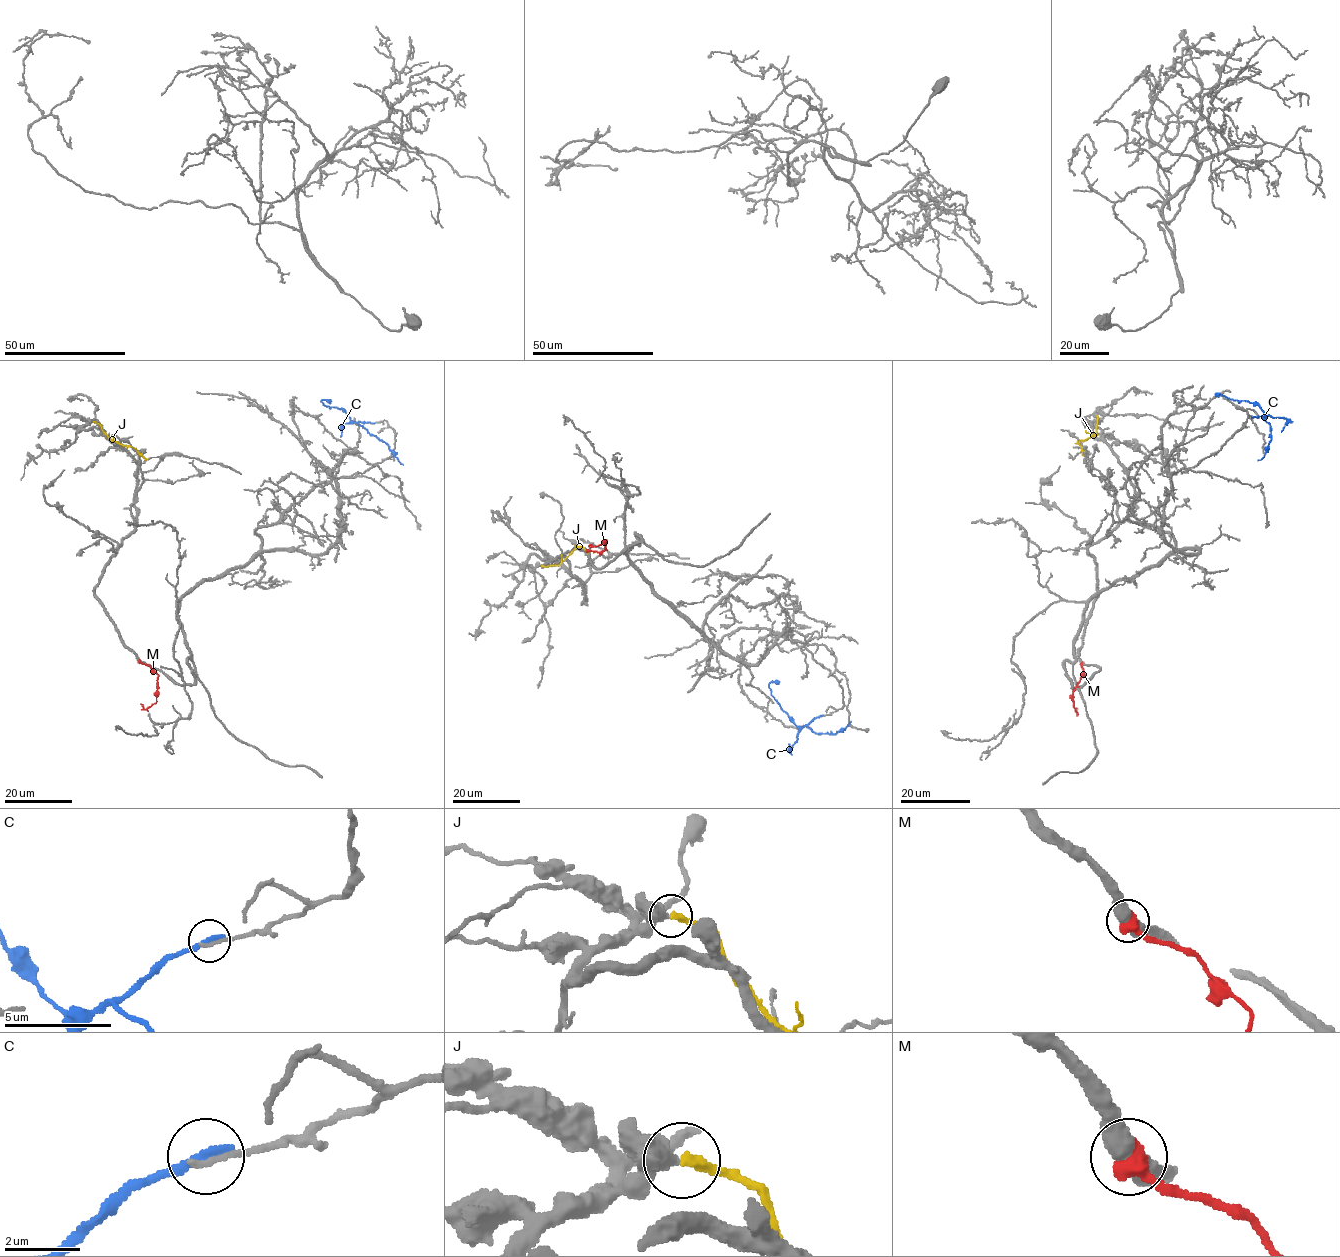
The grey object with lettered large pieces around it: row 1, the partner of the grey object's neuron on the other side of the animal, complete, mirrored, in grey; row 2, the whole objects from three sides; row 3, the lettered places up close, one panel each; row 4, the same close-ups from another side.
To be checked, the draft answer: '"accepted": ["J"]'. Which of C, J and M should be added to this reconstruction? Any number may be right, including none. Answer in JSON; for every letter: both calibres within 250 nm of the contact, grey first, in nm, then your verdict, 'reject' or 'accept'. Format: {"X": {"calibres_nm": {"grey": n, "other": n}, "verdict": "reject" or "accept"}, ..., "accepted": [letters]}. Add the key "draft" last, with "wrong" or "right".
{"C": {"calibres_nm": {"grey": 200, "other": 260}, "verdict": "reject"}, "J": {"calibres_nm": {"grey": 460, "other": 320}, "verdict": "reject"}, "M": {"calibres_nm": {"grey": 500, "other": 500}, "verdict": "reject"}, "accepted": [], "draft": "wrong"}

